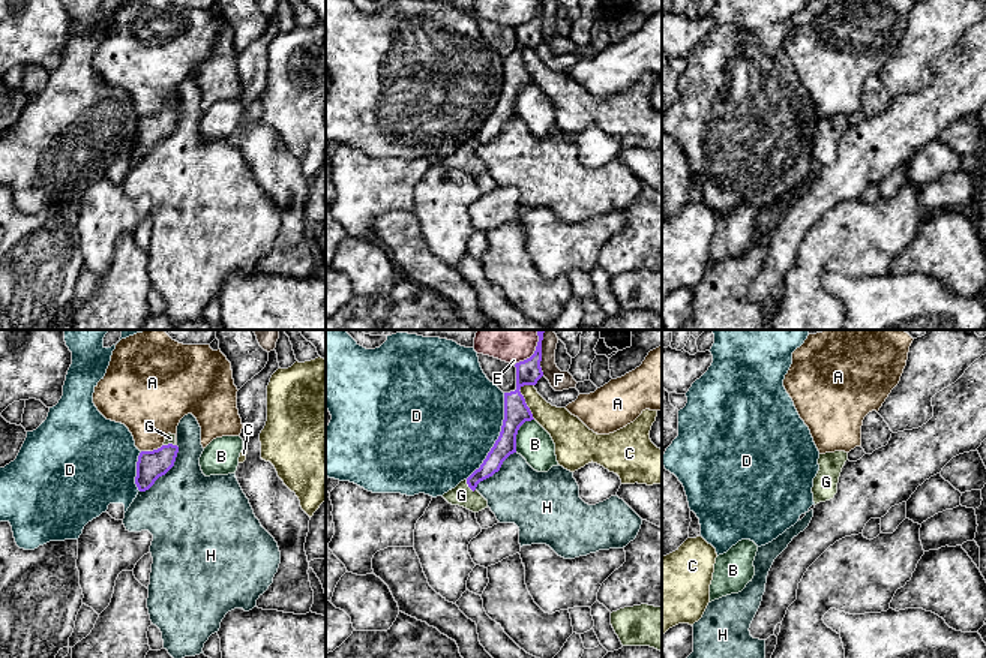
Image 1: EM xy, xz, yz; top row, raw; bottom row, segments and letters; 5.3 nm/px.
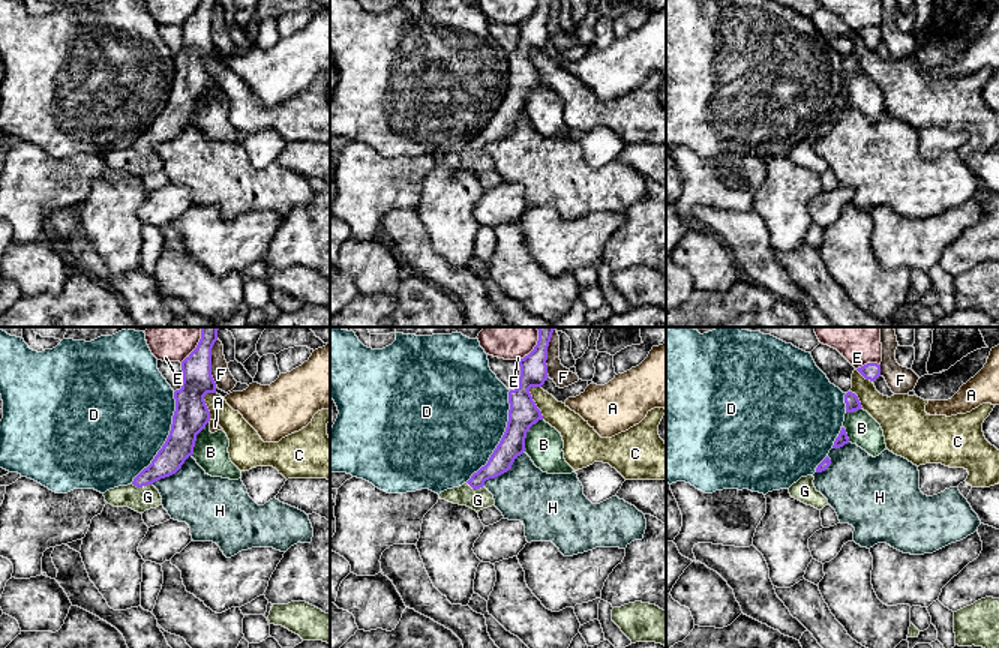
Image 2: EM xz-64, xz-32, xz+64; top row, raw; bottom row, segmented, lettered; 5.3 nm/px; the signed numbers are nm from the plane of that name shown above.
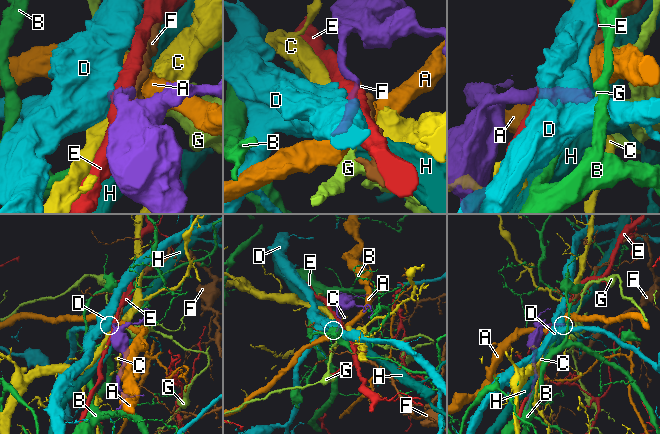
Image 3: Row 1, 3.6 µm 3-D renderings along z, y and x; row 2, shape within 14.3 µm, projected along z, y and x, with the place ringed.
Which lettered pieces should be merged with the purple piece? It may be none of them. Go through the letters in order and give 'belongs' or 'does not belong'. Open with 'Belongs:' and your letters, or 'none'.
Belongs: G
A: does not belong
B: does not belong
C: does not belong
D: does not belong
E: does not belong
F: does not belong
G: belongs
H: does not belong

